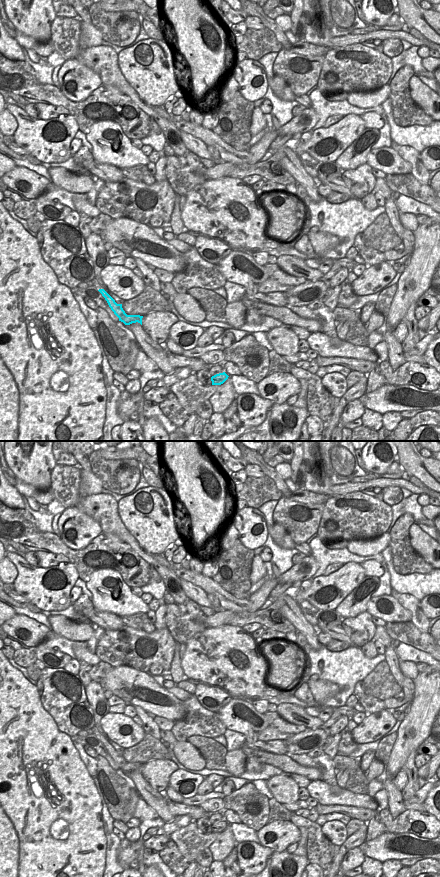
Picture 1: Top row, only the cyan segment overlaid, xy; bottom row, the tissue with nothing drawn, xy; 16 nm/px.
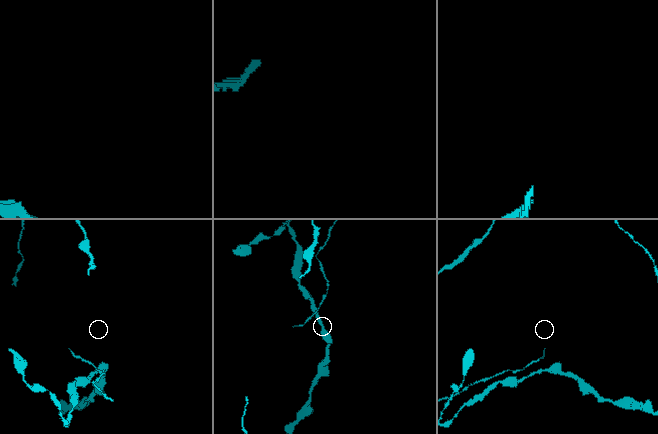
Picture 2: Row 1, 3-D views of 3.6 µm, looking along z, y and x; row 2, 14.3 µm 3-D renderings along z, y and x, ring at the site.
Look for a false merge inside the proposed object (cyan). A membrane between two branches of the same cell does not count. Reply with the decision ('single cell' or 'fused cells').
fused cells

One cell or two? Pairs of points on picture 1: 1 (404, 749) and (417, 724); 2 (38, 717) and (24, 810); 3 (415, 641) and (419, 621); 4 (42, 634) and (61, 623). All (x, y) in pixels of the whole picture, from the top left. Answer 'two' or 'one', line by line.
1: one
2: one
3: two
4: two

